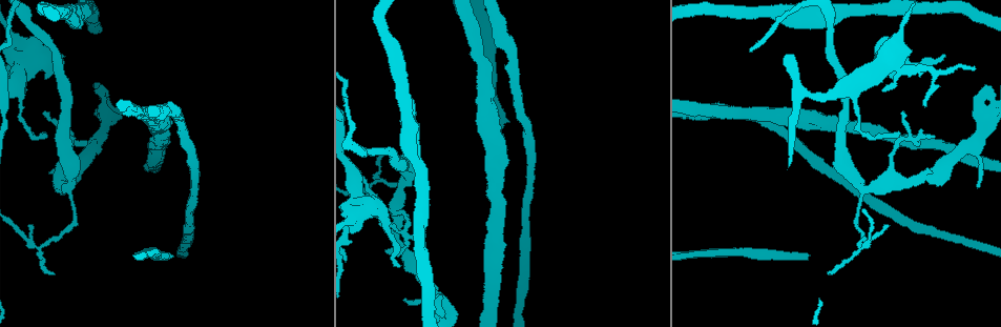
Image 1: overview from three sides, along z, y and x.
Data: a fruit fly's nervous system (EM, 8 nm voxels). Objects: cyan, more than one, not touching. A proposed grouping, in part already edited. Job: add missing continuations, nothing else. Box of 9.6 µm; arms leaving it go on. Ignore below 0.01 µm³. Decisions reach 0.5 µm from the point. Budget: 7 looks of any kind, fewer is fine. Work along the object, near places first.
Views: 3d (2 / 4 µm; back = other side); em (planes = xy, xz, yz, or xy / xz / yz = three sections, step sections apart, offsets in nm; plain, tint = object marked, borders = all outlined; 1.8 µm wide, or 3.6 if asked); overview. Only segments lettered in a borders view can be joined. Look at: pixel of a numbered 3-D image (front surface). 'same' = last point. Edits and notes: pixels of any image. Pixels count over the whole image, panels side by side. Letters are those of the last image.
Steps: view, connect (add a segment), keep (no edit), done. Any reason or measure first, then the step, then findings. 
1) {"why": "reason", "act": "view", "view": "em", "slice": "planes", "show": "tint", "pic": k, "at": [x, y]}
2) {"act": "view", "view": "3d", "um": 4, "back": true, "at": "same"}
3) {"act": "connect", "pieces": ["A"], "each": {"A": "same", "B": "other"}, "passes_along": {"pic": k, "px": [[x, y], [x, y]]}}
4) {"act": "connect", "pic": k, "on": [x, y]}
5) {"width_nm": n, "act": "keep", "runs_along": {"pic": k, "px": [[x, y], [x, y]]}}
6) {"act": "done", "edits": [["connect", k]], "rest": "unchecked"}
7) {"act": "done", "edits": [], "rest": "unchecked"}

{"why": "tapers out", "act": "view", "view": "em", "slice": "planes", "show": "borders", "pic": 1, "at": [63, 55]}

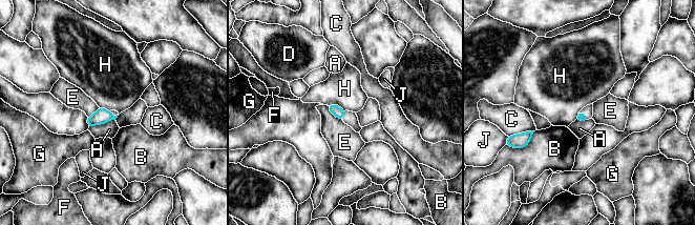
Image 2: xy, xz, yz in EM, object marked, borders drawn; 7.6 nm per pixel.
{"act": "keep", "each": {"A": "other", "B": "other", "C": "other", "D": "other", "E": "other", "F": "other", "G": "other", "H": "other", "J": "other"}, "border": {"pic": 2, "px": [[327, 104], [337, 104], [344, 110]]}, "found": "no lettered segment goes on from it"}

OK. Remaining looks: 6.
{"why": "free end", "act": "view", "view": "3d", "um": 4, "pic": 1, "at": [44, 77]}

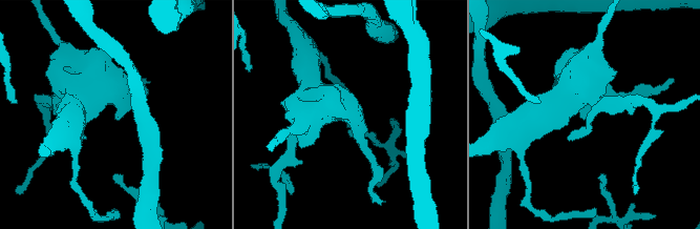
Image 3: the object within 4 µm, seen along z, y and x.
{"act": "view", "view": "em", "slice": "planes", "show": "borders", "pic": 3, "at": [583, 118]}

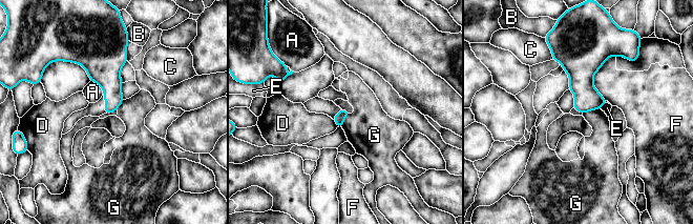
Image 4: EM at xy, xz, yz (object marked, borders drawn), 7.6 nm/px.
{"act": "keep", "each": {"A": "other", "B": "other", "C": "other", "D": "other", "E": "other", "F": "other", "G": "other"}, "border": {"pic": 4, "px": [[600, 107], [587, 110], [583, 115]]}, "found": "no lettered segment goes on from it"}

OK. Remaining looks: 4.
{"why": "sharp bend", "act": "view", "view": "em", "slice": "planes", "show": "borders", "pic": 1, "at": [976, 97]}

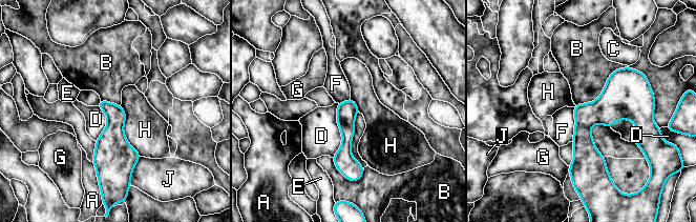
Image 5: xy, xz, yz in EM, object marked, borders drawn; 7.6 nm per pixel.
{"width_nm": 140, "act": "keep", "each": {"A": "other", "B": "other", "C": "other", "D": "other", "E": "other", "F": "other", "G": "other", "H": "other", "J": "other"}, "border": {"pic": 5, "px": [[575, 105], [632, 67], [655, 124]]}, "found": "none of them fits"}

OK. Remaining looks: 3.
{"act": "done", "edits": [], "rest": "unchecked"}

